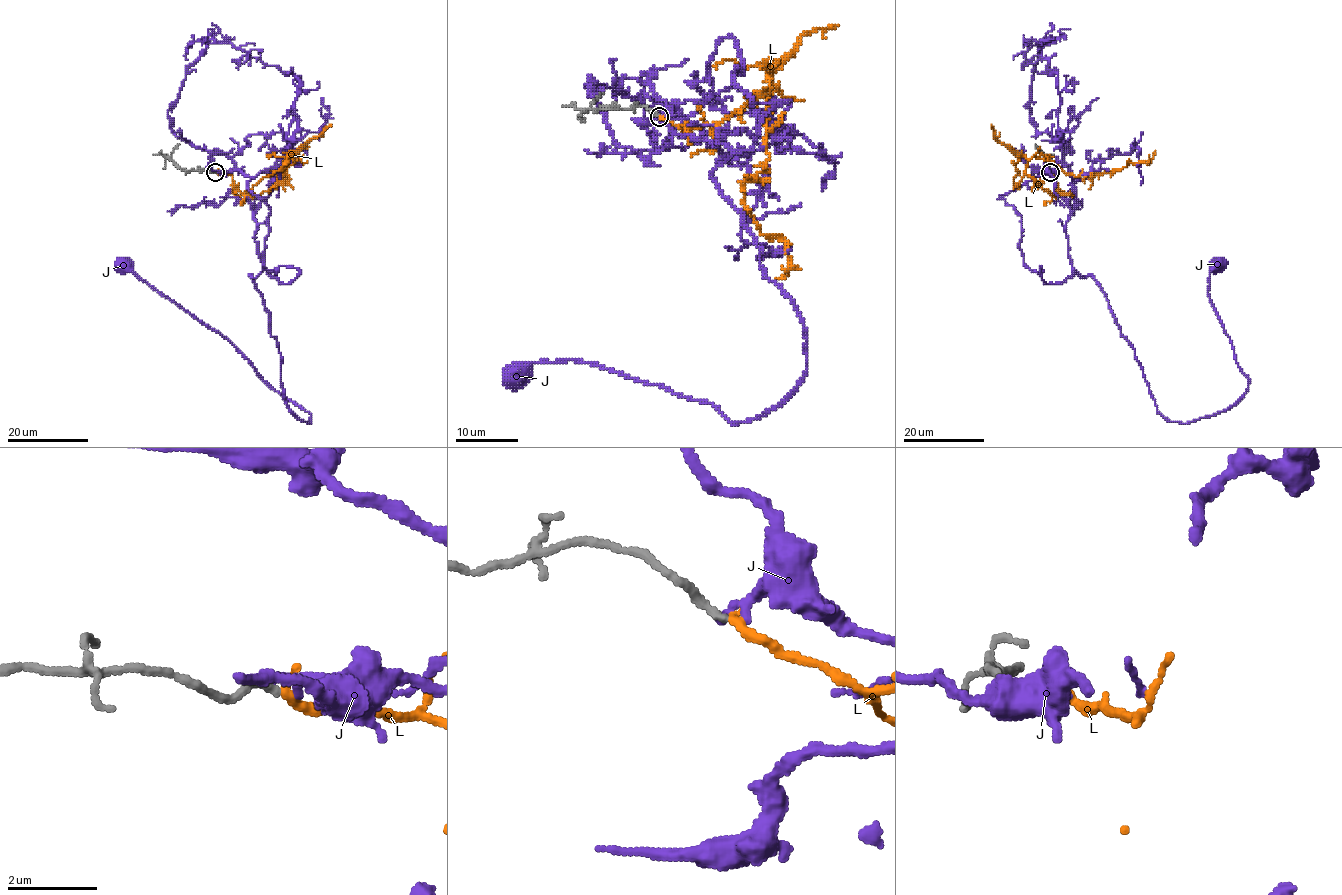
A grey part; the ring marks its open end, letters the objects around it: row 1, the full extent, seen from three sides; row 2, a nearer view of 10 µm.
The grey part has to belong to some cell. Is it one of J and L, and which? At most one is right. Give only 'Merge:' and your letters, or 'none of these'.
Merge: L

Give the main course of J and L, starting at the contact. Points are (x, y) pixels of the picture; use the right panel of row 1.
J: (1050, 171), (998, 197), (1023, 262), (1093, 278), (1169, 421), (1246, 391), (1217, 266)
L: (1050, 172), (1057, 174), (1054, 196), (1025, 166), (1033, 157), (1087, 176), (1148, 161), (1155, 151)

